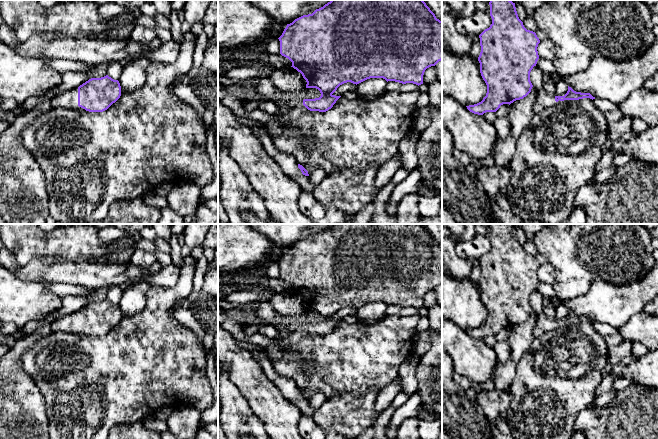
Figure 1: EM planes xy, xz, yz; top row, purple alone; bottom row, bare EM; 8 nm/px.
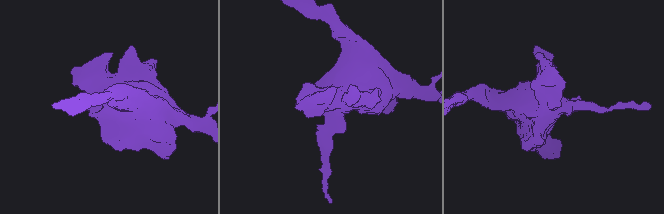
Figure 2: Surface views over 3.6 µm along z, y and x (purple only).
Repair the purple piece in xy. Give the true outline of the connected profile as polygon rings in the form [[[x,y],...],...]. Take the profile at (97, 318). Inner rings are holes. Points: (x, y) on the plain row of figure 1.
[[[108,299],[91,302],[78,312],[63,316],[52,323],[52,332],[83,333],[89,336],[103,336],[121,320],[118,304]]]

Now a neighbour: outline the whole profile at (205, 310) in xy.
[[[218,268],[207,270],[200,300],[192,302],[190,309],[205,331],[218,332]]]

